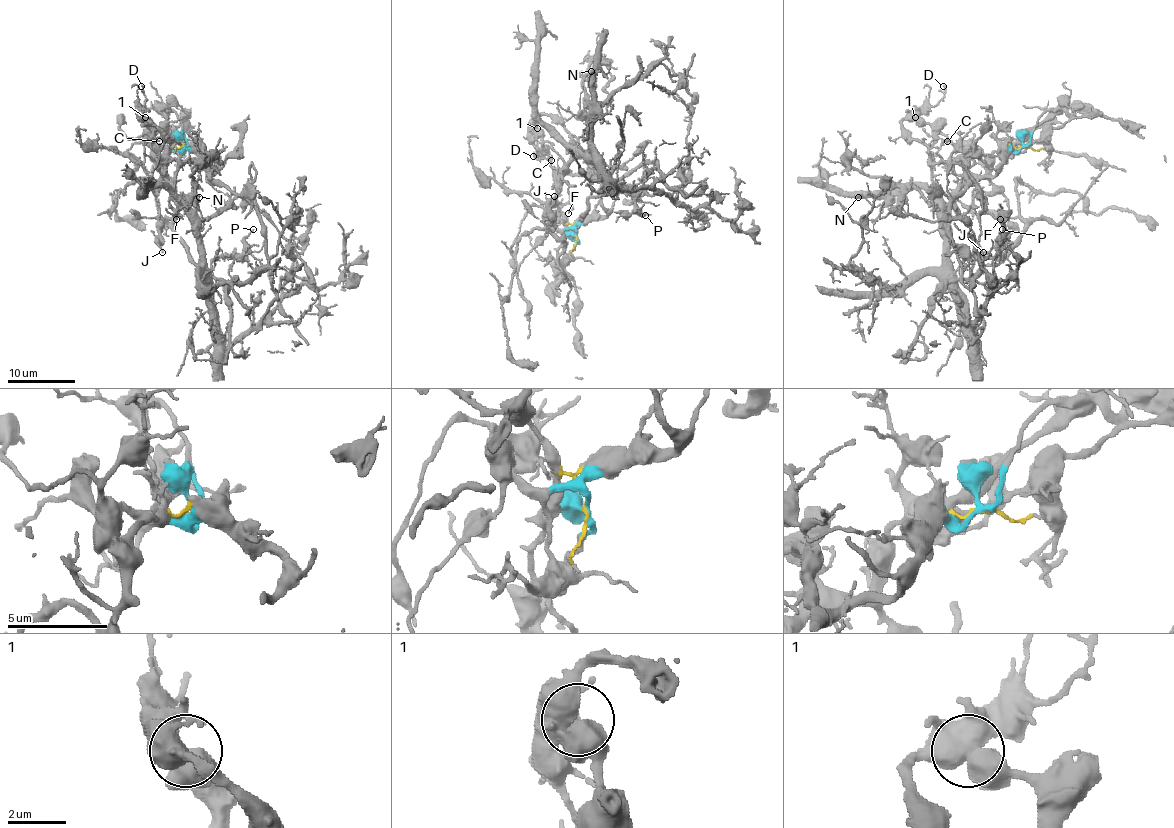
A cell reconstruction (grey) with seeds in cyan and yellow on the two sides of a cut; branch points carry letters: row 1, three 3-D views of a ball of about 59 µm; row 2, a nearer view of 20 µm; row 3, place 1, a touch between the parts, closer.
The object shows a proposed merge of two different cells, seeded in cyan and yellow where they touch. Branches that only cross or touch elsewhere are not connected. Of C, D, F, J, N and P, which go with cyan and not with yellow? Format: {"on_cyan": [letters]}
{"on_cyan": []}

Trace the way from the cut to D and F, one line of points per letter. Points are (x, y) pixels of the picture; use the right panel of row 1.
D: (1024, 146), (998, 148), (986, 173), (944, 202), (930, 155), (901, 128), (942, 97), (942, 85)
F: (1024, 146), (998, 148), (992, 155), (990, 170), (975, 175), (958, 196), (978, 214), (992, 213), (1000, 219)

